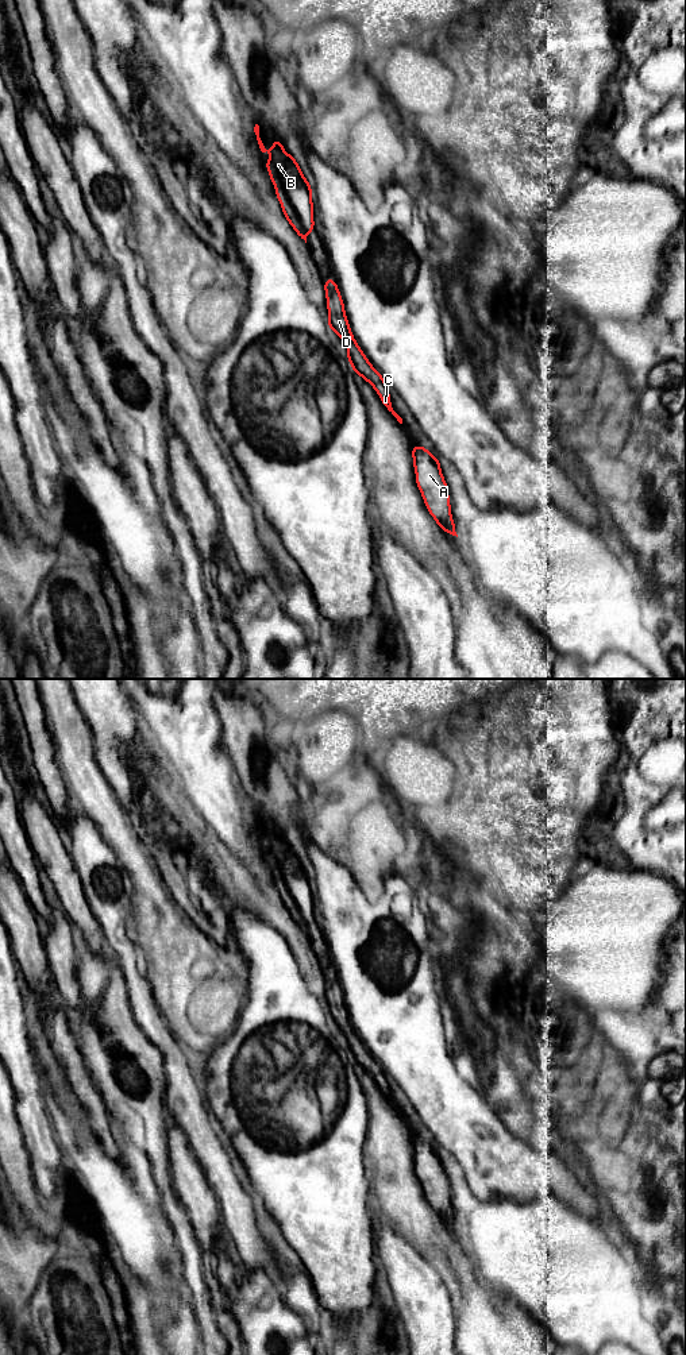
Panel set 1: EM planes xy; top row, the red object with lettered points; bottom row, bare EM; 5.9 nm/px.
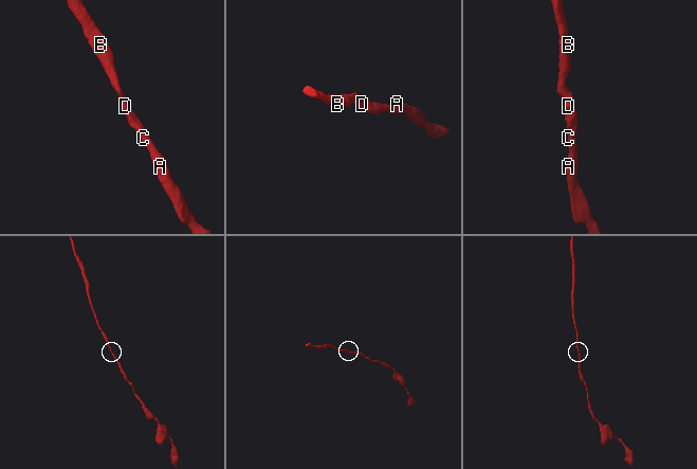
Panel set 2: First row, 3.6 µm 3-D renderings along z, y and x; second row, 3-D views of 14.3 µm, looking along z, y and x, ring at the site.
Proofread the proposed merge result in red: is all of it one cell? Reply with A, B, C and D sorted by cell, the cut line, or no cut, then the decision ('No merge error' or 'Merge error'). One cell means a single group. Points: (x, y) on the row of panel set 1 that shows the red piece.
Groups: A B C D. No split. No merge error

